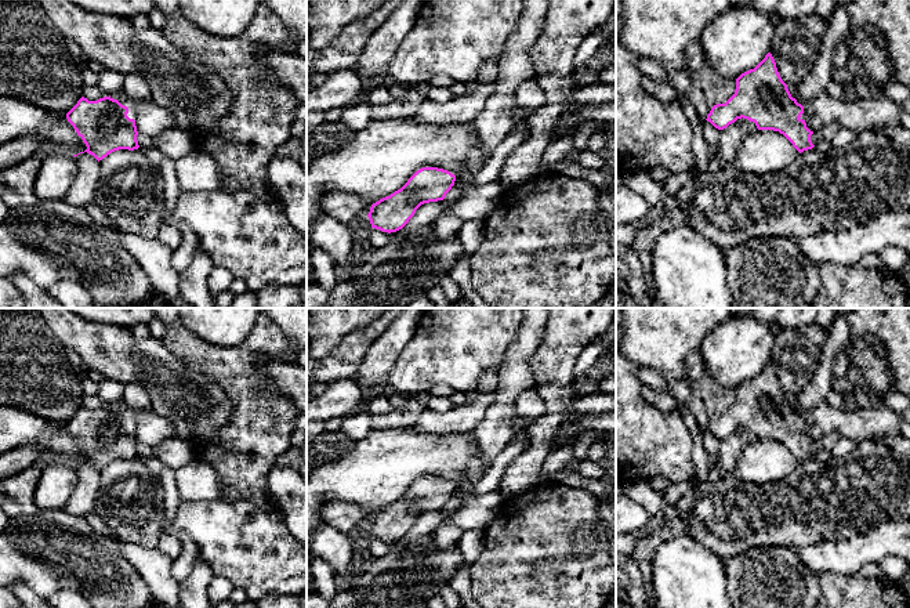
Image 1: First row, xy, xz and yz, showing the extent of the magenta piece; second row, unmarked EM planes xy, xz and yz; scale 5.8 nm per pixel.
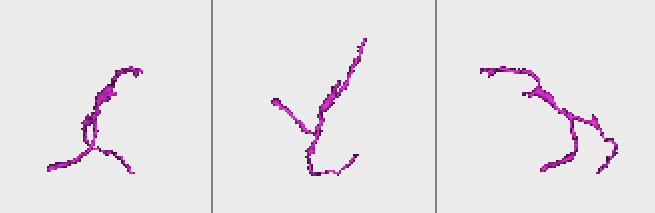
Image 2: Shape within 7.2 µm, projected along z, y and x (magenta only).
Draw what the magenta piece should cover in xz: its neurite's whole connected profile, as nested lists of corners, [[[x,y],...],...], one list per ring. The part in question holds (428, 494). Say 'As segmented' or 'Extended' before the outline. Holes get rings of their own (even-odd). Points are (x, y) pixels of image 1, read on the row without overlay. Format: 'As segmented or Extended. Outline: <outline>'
As segmented. Outline: [[[443,478],[417,479],[400,499],[371,514],[371,538],[388,543],[402,539],[421,514],[443,510],[454,491],[456,485]]]

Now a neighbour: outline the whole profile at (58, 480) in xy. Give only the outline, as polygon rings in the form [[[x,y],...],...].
[[[44,460],[35,489],[37,509],[64,509],[77,485],[76,467],[64,460]]]

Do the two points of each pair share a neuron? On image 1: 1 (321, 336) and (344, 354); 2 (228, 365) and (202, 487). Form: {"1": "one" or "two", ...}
{"1": "two", "2": "two"}

